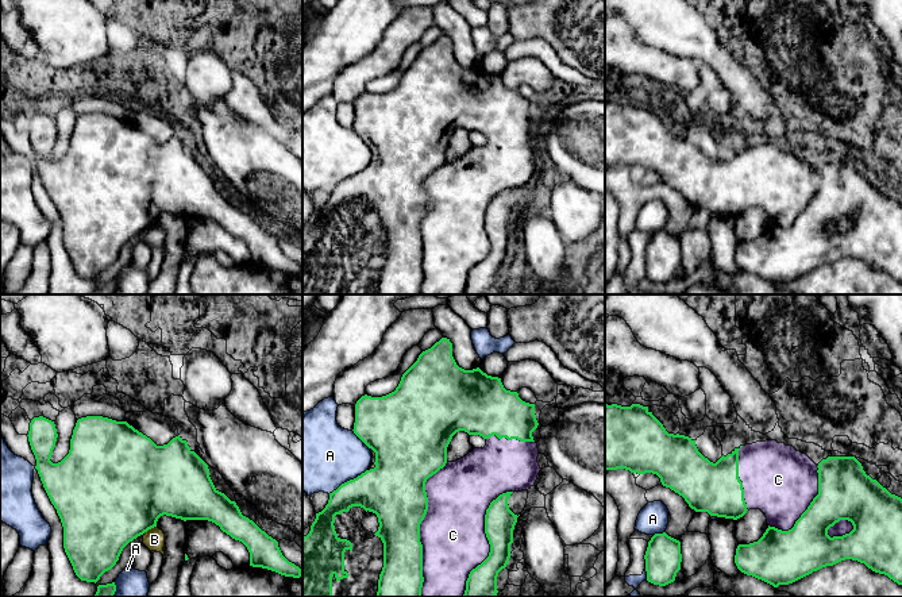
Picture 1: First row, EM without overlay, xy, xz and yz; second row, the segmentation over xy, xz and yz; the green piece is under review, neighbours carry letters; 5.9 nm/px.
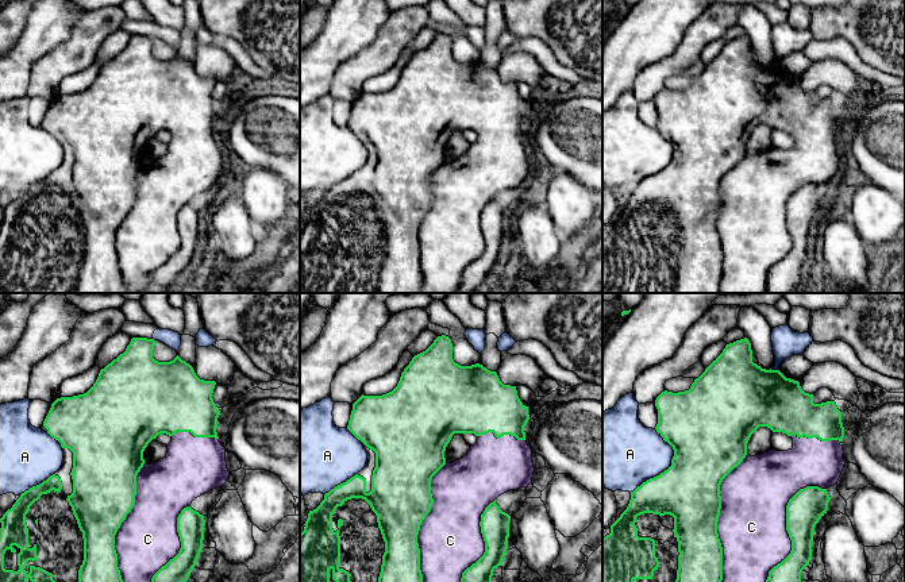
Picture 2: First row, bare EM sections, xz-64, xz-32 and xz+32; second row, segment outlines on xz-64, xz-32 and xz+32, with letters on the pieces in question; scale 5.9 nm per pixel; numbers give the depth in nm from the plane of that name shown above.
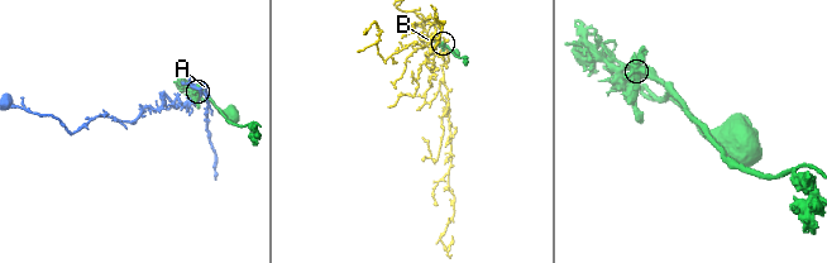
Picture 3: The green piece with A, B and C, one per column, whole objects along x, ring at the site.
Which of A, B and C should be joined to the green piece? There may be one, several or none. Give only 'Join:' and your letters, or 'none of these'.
Join: C

